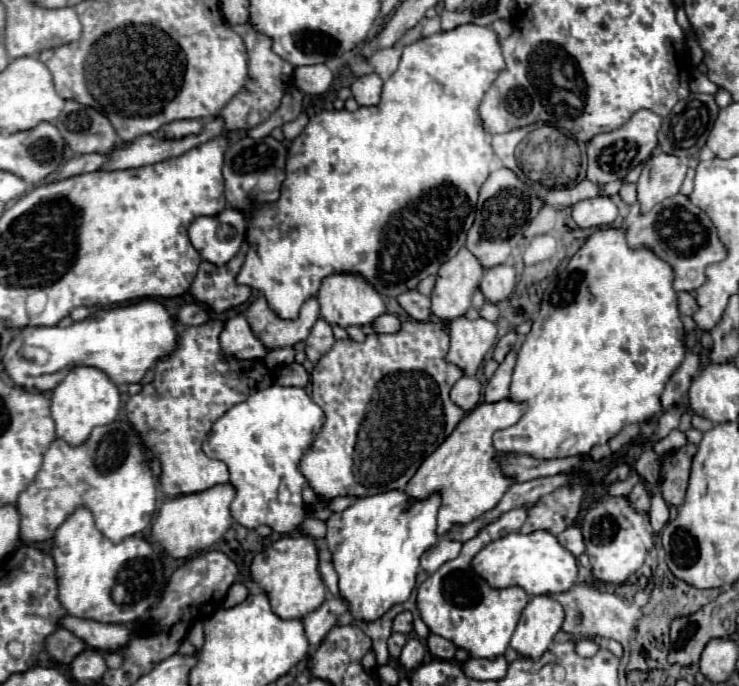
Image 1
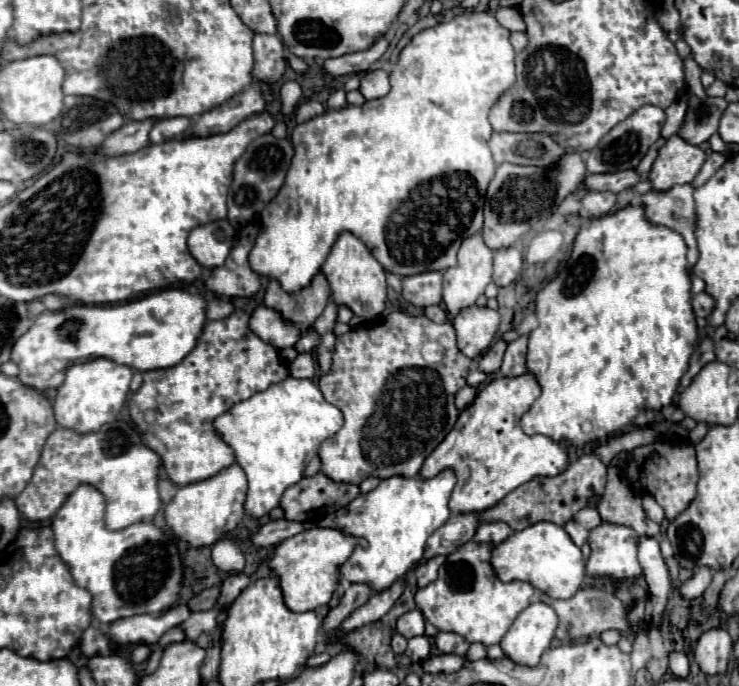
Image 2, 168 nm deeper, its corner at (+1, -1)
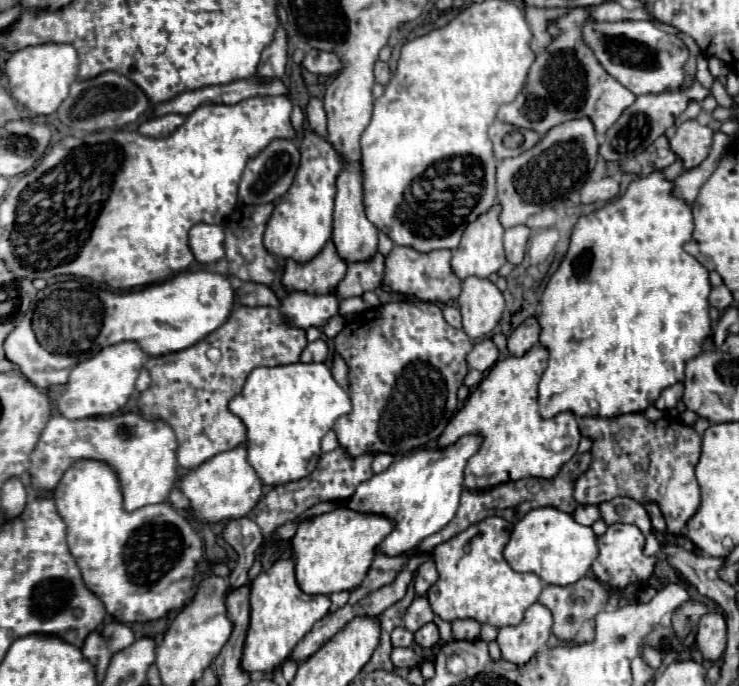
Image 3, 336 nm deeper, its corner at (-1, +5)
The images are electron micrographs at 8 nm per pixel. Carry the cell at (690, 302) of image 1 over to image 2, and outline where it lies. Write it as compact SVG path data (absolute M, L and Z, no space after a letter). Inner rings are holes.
M701 292L701 294L695 294L693 296L693 310L695 310L695 316L701 316L701 318L707 318L715 308L715 300L713 296L709 296L707 292Z

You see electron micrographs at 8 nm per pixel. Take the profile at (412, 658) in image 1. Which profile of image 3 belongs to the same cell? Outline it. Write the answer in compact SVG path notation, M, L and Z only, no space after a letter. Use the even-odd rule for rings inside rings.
M431 622L431 624L425 624L423 628L419 628L419 630L415 632L415 642L417 642L421 648L425 648L425 650L433 648L433 646L439 642L439 630L437 630L437 626Z

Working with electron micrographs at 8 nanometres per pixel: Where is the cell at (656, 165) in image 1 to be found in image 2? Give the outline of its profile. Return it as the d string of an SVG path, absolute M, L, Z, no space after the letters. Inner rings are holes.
M675 134L659 150L659 156L649 172L649 180L659 192L669 190L675 184L687 184L697 176L705 158L707 154L699 146L693 146Z

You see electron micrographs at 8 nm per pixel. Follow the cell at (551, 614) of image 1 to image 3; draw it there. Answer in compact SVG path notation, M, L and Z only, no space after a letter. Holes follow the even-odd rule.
M539 602L527 608L525 618L517 626L501 628L497 644L505 660L521 666L527 664L541 648L545 648L553 628L551 610Z

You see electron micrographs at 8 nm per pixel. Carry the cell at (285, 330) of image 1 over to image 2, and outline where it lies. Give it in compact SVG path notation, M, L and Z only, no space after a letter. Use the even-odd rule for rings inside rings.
M319 272L309 286L293 294L281 290L281 284L277 280L271 280L265 290L265 306L279 310L287 320L293 320L301 328L307 328L321 316L323 308L329 302L329 296L329 282L325 274Z

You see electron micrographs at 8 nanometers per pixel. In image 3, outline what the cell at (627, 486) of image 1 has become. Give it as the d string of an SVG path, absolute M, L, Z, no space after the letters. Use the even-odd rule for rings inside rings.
M577 506L577 510L573 512L575 522L583 524L583 526L591 526L593 522L599 520L599 508L597 506Z

